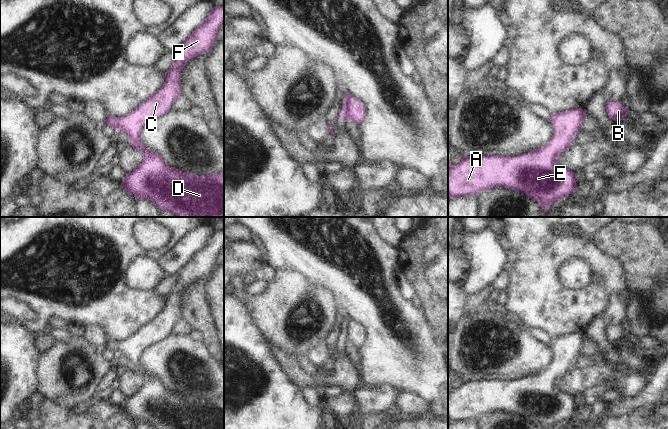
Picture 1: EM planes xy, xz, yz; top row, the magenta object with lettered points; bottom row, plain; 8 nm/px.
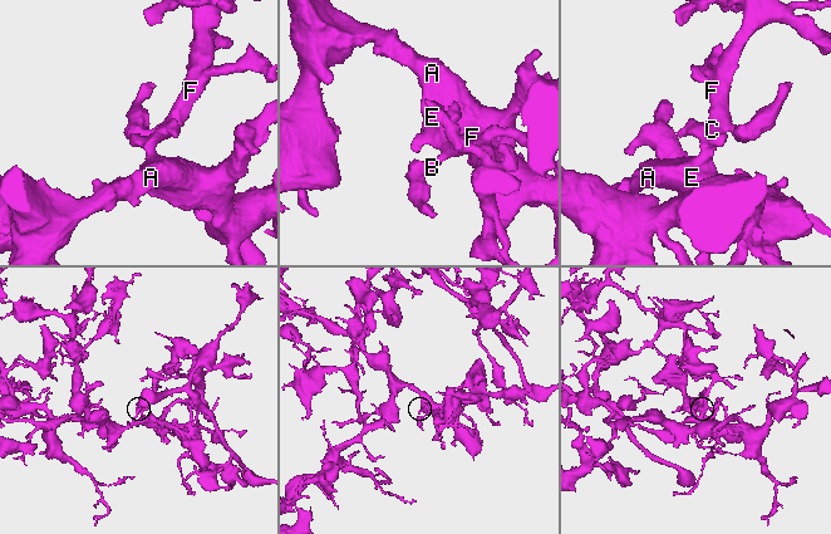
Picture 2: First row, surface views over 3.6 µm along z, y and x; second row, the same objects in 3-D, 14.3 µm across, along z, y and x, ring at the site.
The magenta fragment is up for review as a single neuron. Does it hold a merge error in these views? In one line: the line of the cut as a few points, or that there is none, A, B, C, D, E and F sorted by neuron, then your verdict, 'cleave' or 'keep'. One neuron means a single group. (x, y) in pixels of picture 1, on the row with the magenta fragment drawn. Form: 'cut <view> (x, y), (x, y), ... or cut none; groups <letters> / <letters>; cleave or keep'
cut none; groups A B C D E F; keep

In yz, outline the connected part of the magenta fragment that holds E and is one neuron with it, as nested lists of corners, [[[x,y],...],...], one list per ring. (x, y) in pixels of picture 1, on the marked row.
[[[573,109],[562,113],[552,113],[551,122],[554,136],[541,148],[519,156],[465,156],[459,163],[448,167],[448,197],[478,195],[495,187],[521,192],[537,201],[542,209],[571,196],[577,190],[576,173],[560,166],[558,158],[574,144],[573,136],[581,128],[586,109]]]

